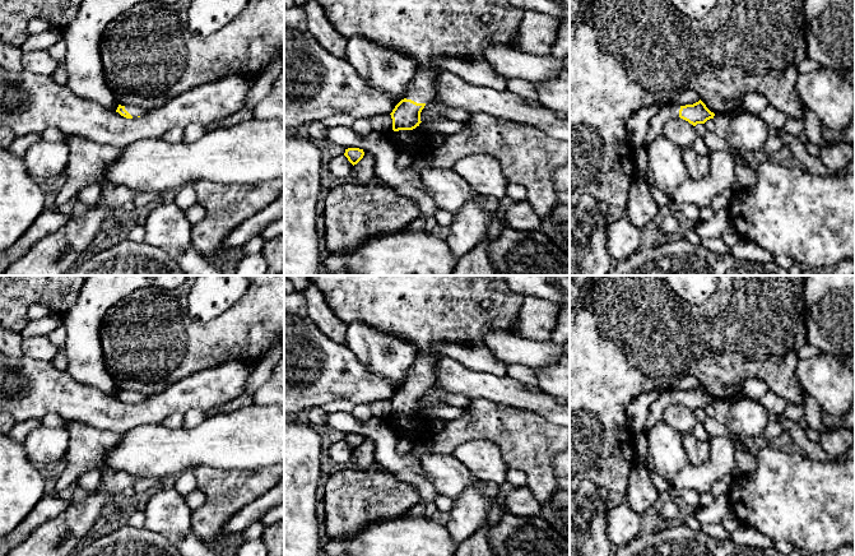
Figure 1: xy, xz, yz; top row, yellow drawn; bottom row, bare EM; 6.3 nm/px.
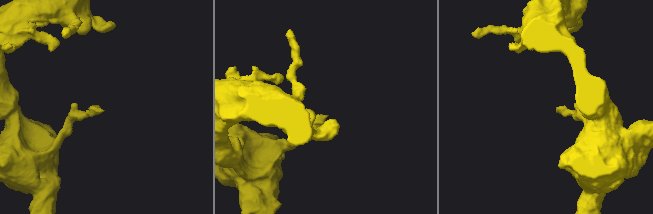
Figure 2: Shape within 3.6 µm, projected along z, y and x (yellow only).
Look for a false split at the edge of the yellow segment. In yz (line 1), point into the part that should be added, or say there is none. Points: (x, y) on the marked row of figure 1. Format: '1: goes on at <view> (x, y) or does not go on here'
1: goes on at yz (668, 111)

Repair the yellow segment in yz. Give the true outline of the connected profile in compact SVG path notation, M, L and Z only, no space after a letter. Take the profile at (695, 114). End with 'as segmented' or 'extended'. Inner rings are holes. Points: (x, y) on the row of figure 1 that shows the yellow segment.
M701 99L686 106L678 106L675 103L663 105L651 120L643 148L646 149L647 145L661 134L664 124L670 119L680 117L696 126L697 124L705 124L707 120L714 119L714 116L715 113L711 112Z; extended

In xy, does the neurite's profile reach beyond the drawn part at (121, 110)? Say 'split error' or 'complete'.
split error

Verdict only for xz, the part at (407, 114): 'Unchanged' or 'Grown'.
Grown

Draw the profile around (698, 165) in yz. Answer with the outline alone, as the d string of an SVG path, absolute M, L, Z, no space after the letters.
M687 148L683 150L683 156L691 179L701 180L708 175L708 154L698 154L692 148Z

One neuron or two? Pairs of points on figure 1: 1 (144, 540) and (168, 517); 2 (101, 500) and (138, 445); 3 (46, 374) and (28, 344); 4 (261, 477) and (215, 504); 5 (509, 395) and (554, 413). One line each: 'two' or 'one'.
1: two
2: two
3: two
4: one
5: one

